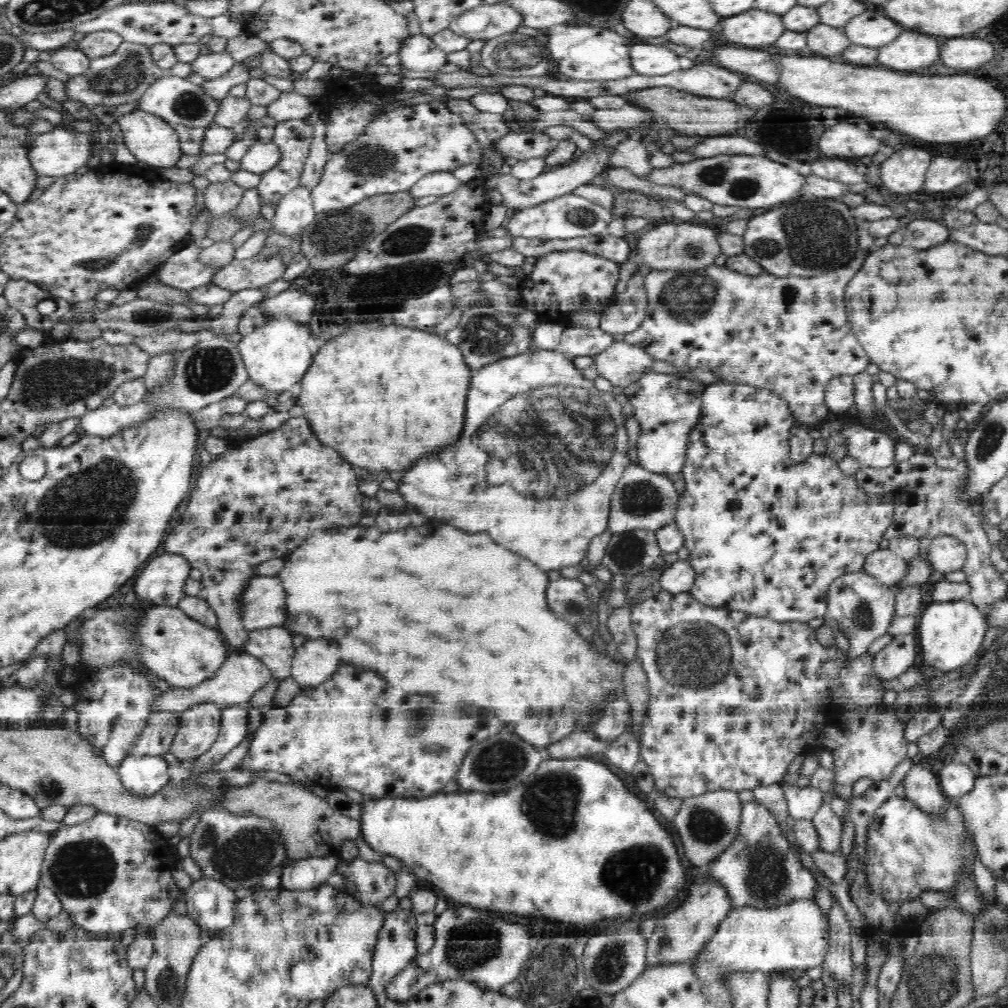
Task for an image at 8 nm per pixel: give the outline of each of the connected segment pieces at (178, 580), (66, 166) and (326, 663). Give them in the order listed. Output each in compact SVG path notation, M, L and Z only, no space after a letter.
M162 554L148 562L132 588L142 602L156 606L178 606L192 568L183 556Z
M54 127L54 130L49 132L36 134L33 148L27 150L28 159L39 175L58 177L74 175L74 172L80 170L82 166L88 166L92 154L98 150L103 150L103 147L104 144L100 143L98 148L94 148L94 142L85 133Z
M312 640L295 649L291 665L291 677L300 687L318 687L339 670L334 648L312 644Z

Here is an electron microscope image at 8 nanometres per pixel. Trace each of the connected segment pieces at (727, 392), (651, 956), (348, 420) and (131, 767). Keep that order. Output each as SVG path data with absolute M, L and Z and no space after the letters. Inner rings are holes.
M710 384L703 390L702 414L698 424L688 434L688 450L686 462L680 477L685 480L685 491L678 496L678 509L674 513L674 522L684 535L684 544L689 550L686 560L696 573L696 580L690 594L706 607L727 608L738 610L750 615L768 617L779 623L807 623L812 618L822 618L827 612L827 592L834 580L850 572L863 570L866 558L876 552L884 544L884 533L895 520L893 503L886 502L879 494L866 494L858 488L857 480L852 475L846 475L838 467L838 462L832 460L827 453L816 455L812 452L804 462L793 462L790 458L789 432L794 424L793 416L786 416L782 408L778 408L778 400L770 400L770 396L750 396L751 390L745 384Z
M703 870L694 871L688 895L678 902L678 908L670 916L666 916L666 920L658 920L647 942L646 966L666 964L666 962L693 963L696 954L707 945L731 908L725 888L719 883L714 883Z
M362 322L362 324L354 326L354 328L364 328L364 330L340 334L336 340L332 340L326 346L326 350L324 350L324 347L318 350L309 372L302 378L302 383L297 387L295 403L302 406L305 411L304 416L307 418L308 424L317 439L327 447L332 447L352 467L370 470L370 472L382 475L384 471L388 473L406 472L410 466L416 464L416 460L428 458L428 456L438 454L444 448L456 444L465 424L466 398L468 388L470 388L470 380L474 374L474 370L466 365L462 351L457 346L450 344L446 338L442 338L436 333L432 333L432 331L398 332L398 328L384 326L384 324L378 324L378 322Z
M163 756L125 757L116 767L120 782L134 796L154 796L162 791L169 784L169 770Z

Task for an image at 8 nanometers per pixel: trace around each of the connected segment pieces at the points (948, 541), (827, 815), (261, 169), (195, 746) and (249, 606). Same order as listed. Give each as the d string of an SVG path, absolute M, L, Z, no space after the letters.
M938 535L931 539L925 548L926 559L931 564L936 577L946 572L963 570L968 560L966 546L954 536Z
M822 803L812 821L818 831L820 849L830 854L841 852L844 822L834 814L832 807L828 803Z
M258 139L242 157L241 168L262 175L276 167L280 158L282 158L282 152L273 140L261 142Z
M203 703L182 714L178 720L178 734L170 748L174 757L180 761L187 758L198 758L210 750L221 732L224 712L225 707L222 704Z
M254 576L246 584L241 596L241 622L247 632L283 626L282 596L278 596L278 580L274 576Z

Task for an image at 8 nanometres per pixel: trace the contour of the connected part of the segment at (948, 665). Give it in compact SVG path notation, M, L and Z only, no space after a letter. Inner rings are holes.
M970 600L954 602L931 602L919 616L915 632L920 639L920 652L923 662L942 670L944 673L960 669L968 664L984 642L984 634L990 626L984 613Z

